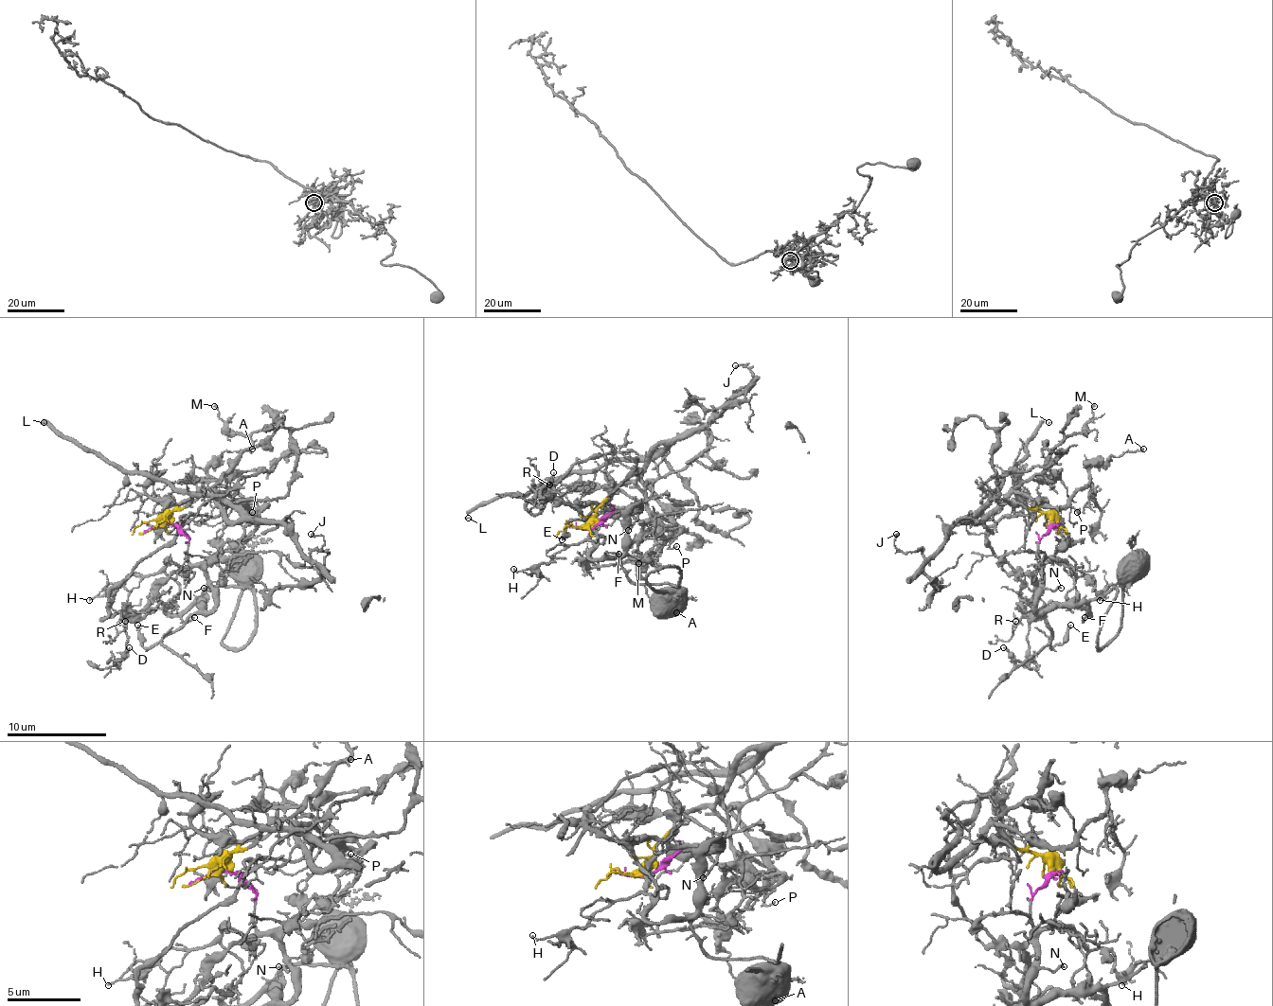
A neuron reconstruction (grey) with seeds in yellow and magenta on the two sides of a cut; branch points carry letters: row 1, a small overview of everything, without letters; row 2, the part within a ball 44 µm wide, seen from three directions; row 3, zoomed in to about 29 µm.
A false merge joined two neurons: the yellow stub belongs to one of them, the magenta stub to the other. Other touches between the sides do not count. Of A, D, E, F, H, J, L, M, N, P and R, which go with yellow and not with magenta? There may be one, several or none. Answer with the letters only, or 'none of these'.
A, J, L, M, P

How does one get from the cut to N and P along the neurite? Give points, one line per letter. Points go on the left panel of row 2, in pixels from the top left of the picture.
N: (158, 524), (175, 524), (188, 542), (188, 559), (213, 590), (203, 587)
P: (158, 524), (170, 512), (181, 510), (198, 492), (218, 490), (253, 512)

